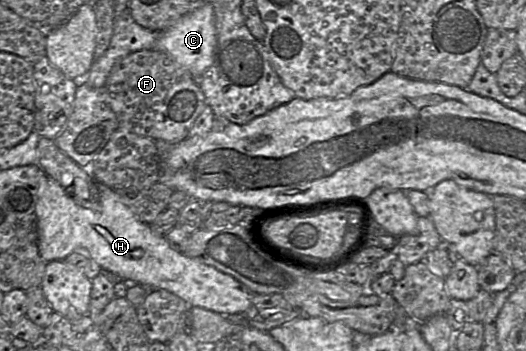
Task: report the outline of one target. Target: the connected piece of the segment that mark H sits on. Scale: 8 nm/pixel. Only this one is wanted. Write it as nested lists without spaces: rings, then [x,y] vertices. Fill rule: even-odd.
[[[47,175],[46,186],[35,208],[39,253],[46,262],[63,261],[68,255],[78,253],[95,261],[102,272],[119,276],[127,284],[166,290],[183,299],[190,307],[201,307],[221,315],[246,315],[257,311],[253,307],[255,293],[246,286],[231,275],[174,250],[163,235],[157,234],[150,225],[141,222],[122,203],[117,193],[100,183],[97,183],[97,187],[99,190],[97,201],[81,200],[78,203],[78,199],[70,191],[71,185],[66,190],[59,182]]]

